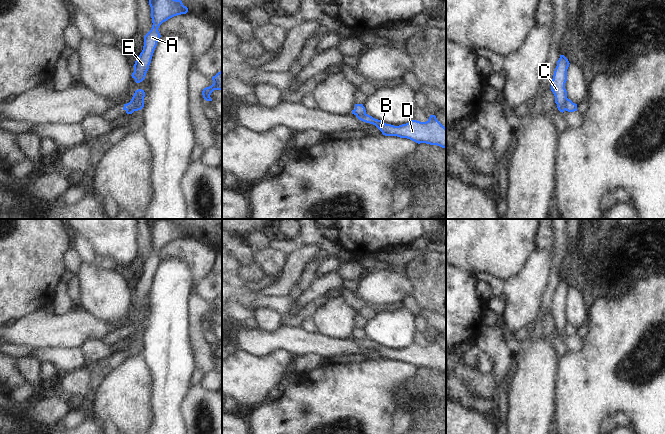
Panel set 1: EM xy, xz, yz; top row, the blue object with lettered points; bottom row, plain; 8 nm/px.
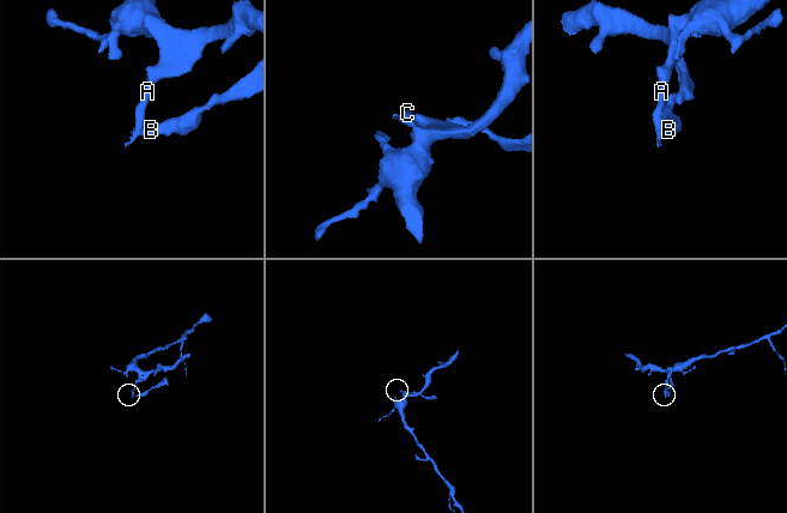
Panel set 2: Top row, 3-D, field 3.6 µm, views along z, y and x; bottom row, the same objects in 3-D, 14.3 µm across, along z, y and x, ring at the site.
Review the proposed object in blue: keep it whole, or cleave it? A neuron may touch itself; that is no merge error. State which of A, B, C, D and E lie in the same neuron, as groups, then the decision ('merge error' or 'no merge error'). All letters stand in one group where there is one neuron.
A C E / B D | merge error

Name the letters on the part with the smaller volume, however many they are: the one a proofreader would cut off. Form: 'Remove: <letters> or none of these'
Remove: B, D

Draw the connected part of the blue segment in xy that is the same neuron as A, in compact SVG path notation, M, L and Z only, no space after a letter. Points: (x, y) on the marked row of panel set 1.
M149 0L149 5L153 25L144 36L143 50L133 66L134 72L131 76L136 83L145 79L157 42L161 37L158 31L159 26L174 16L188 12L188 8L183 5L181 0Z

